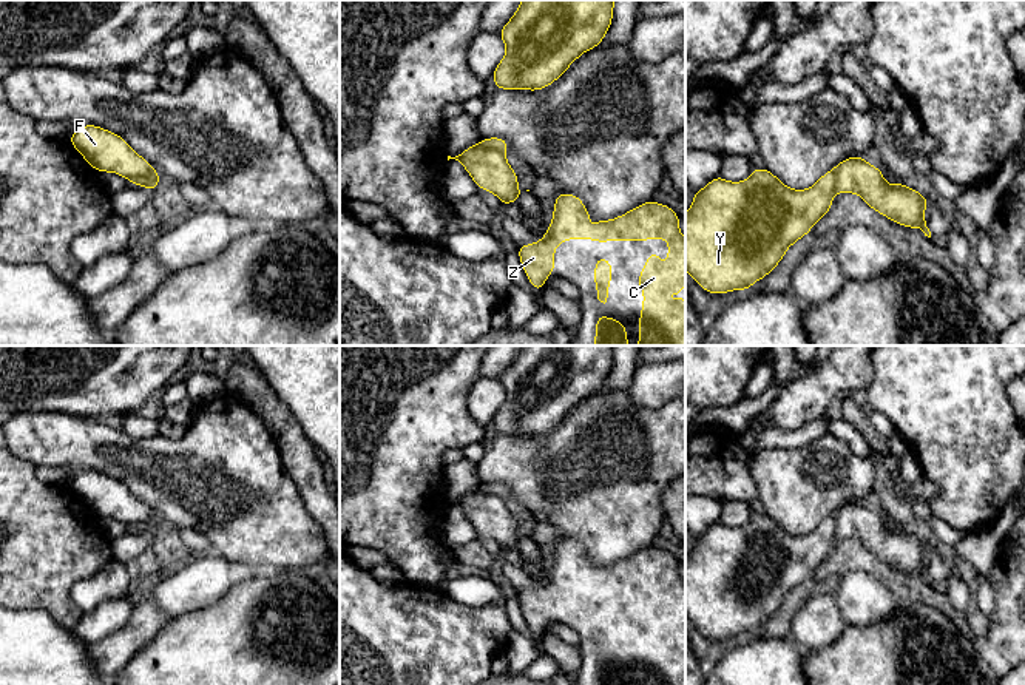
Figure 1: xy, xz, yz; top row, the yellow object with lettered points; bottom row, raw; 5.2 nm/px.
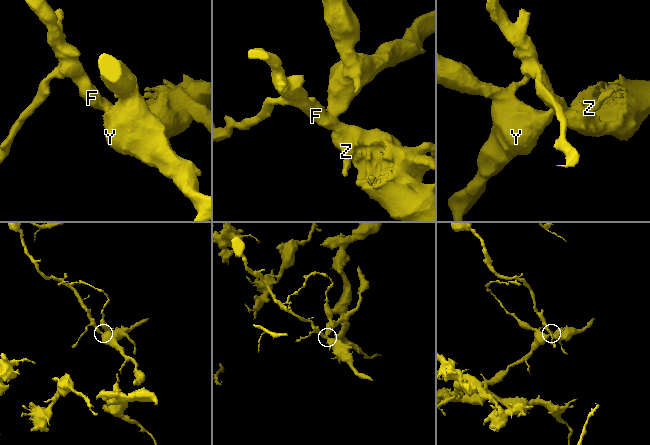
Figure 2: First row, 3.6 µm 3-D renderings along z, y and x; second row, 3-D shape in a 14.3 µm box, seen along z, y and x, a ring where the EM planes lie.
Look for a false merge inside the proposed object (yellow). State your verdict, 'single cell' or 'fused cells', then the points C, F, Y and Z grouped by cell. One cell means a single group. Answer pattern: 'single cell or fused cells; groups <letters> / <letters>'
fused cells; groups C F Z / Y

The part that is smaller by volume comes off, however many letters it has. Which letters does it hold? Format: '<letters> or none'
Y

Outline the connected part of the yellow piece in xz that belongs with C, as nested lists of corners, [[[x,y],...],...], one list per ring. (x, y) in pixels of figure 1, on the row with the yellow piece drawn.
[[[557,193],[553,222],[545,236],[539,242],[517,245],[517,253],[529,284],[536,292],[542,292],[545,281],[556,270],[554,248],[567,239],[590,239],[593,242],[667,239],[668,259],[665,265],[661,265],[659,251],[655,250],[650,251],[644,270],[638,275],[644,302],[638,321],[641,339],[636,346],[685,346],[685,301],[681,298],[681,290],[685,287],[685,238],[679,230],[679,219],[668,205],[648,201],[619,218],[594,221],[580,197],[573,193]]]

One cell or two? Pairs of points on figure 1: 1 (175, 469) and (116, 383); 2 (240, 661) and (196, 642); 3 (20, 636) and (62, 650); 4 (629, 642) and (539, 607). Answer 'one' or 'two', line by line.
1: two
2: one
3: one
4: one

